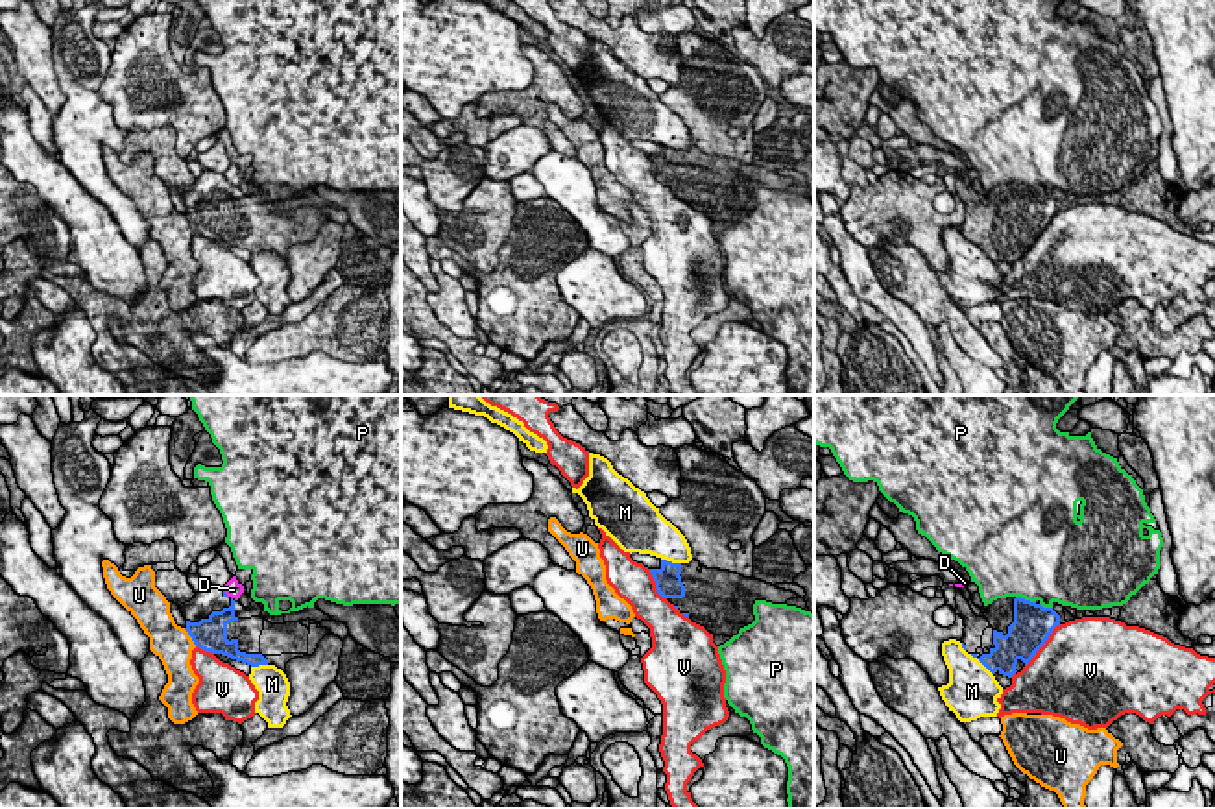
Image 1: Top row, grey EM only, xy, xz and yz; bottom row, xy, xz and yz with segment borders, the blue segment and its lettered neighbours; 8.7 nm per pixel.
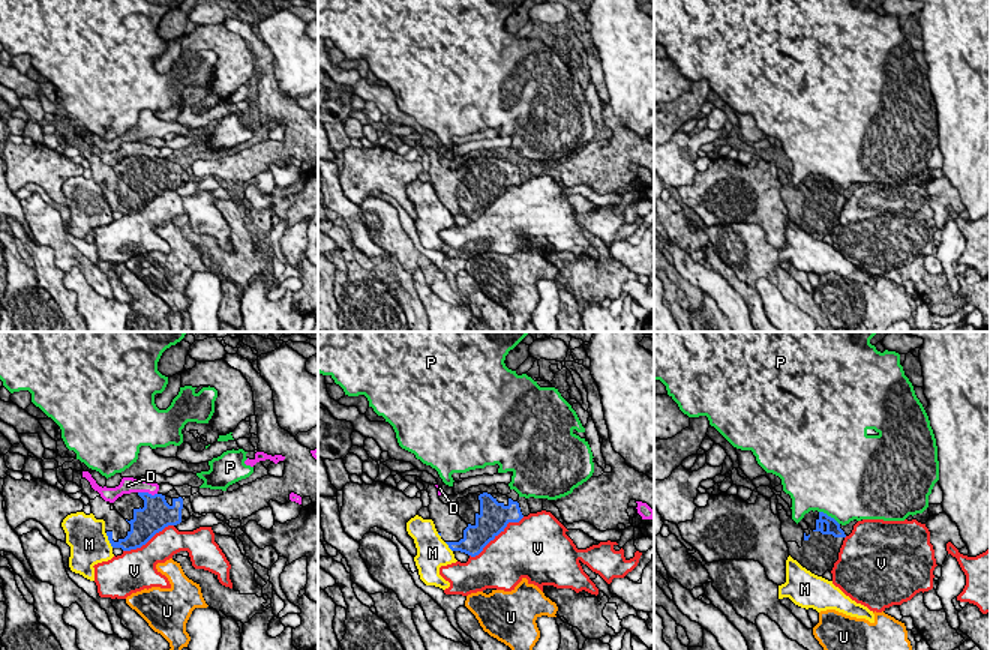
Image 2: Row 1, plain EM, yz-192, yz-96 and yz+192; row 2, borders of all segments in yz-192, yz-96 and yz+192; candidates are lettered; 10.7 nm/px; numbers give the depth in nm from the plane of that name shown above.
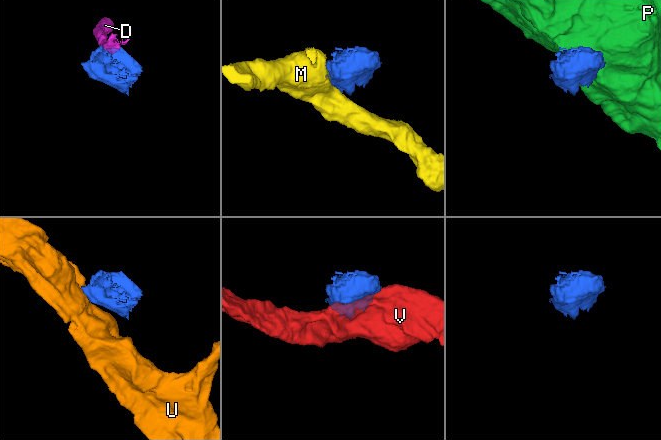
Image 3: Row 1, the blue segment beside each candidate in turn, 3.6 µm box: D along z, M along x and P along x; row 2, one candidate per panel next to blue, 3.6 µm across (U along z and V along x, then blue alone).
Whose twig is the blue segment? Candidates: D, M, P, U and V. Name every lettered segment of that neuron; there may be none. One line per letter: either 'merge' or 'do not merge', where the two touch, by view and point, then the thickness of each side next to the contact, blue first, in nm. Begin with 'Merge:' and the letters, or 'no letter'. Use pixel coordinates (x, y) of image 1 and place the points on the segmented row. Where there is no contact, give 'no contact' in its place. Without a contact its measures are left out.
Merge: no letter
D: do not merge | xy (226, 593) | 30/140 nm
M: do not merge | yz (981, 662) | 240/420 nm
P: do not merge | yz (1023, 599) | 340/480 nm
U: do not merge | xy (191, 636) | 280/320 nm
V: do not merge | yz (1044, 643) | 340/500 nm

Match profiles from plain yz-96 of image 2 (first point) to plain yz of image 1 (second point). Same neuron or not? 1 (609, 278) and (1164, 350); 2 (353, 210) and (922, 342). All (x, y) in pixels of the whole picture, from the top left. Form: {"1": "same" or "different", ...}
{"1": "same", "2": "same"}

